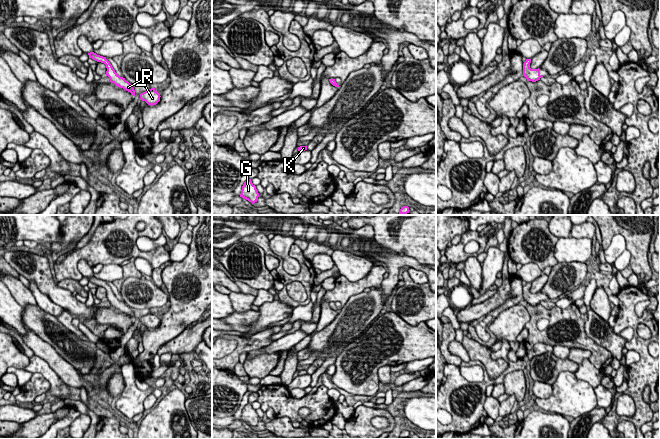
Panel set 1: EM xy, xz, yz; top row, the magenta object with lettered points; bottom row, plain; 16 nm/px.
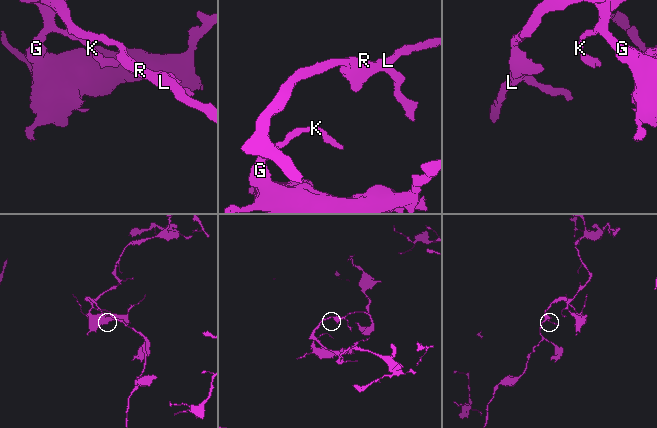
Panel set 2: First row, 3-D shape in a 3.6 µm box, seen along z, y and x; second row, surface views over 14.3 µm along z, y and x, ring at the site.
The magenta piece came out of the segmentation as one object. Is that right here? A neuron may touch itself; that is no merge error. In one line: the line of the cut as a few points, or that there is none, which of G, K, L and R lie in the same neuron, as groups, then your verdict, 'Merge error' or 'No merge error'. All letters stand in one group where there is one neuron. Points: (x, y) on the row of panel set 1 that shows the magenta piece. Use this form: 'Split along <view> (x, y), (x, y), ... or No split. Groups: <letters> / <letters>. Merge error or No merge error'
No split. Groups: G K L R. No merge error

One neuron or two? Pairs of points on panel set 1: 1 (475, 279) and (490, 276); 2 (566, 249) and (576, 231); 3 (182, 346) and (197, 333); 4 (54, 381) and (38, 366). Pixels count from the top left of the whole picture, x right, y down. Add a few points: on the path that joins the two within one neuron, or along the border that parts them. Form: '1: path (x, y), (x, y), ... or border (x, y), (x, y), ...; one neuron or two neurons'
1: border (482, 266), (482, 285), (477, 291); two neurons
2: border (571, 235), (590, 239); two neurons
3: path (186, 342), (193, 335); one neuron
4: path (51, 377), (42, 368); one neuron

